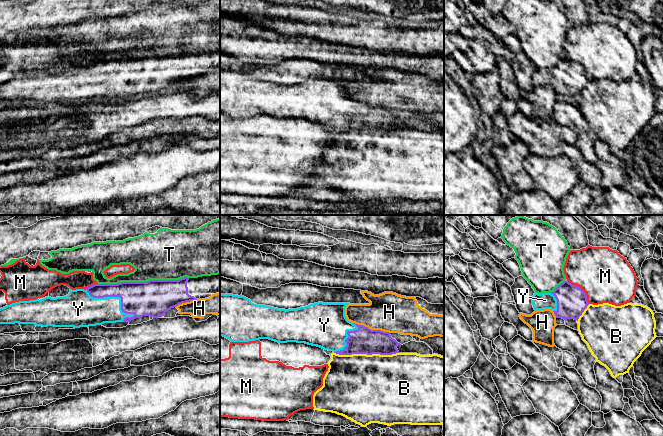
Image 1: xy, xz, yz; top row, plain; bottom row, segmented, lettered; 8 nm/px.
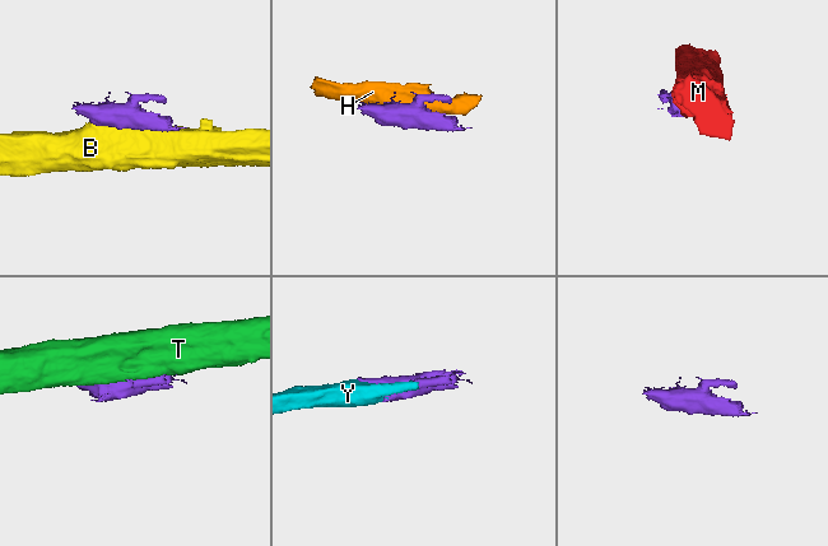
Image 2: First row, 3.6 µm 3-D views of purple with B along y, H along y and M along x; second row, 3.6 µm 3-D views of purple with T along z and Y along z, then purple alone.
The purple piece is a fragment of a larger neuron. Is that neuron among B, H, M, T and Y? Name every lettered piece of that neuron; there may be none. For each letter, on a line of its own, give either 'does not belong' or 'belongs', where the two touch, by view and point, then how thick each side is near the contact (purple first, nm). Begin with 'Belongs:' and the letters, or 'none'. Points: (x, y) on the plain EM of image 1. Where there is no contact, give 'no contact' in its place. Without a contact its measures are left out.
Belongs: Y
B: does not belong; contact xz (366, 129); calibres 200 and 480 nm
H: does not belong; contact xz (370, 105); calibres 200 and 320 nm
M: does not belong; contact yz (581, 65); calibres 240 and 420 nm
T: does not belong; contact xy (143, 58); calibres 300 and 380 nm
Y: belongs; contact xy (114, 72); calibres 280 and 240 nm

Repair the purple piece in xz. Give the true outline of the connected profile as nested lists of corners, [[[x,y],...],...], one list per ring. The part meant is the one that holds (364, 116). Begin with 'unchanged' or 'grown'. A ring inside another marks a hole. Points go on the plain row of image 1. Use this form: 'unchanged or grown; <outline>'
grown; [[[220,70],[220,112],[231,118],[269,115],[278,119],[305,119],[339,131],[399,129],[396,123],[401,120],[393,115],[389,108],[371,106],[348,97],[345,92],[345,83],[348,80],[318,78],[285,86],[254,80],[242,71]]]

